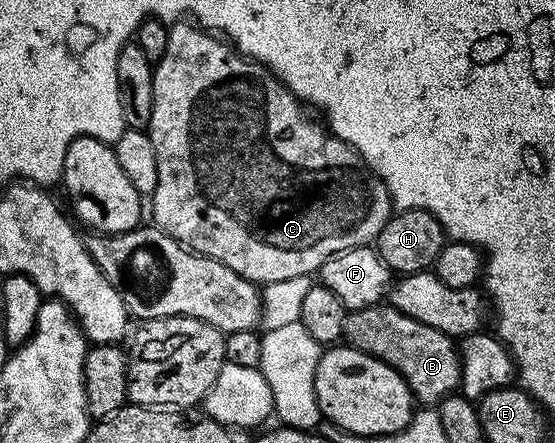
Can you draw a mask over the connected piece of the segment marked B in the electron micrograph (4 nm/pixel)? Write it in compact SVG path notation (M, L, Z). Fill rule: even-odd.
M388 303L346 312L343 331L344 344L387 363L404 377L414 402L422 406L436 406L460 386L461 355L454 338L427 323L419 323L419 319L411 319L411 315L403 315L403 311L395 311Z

